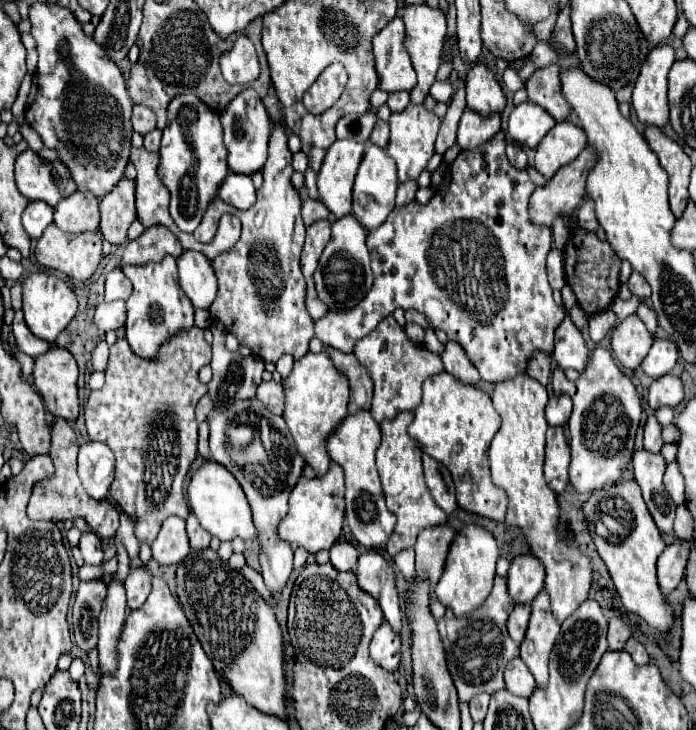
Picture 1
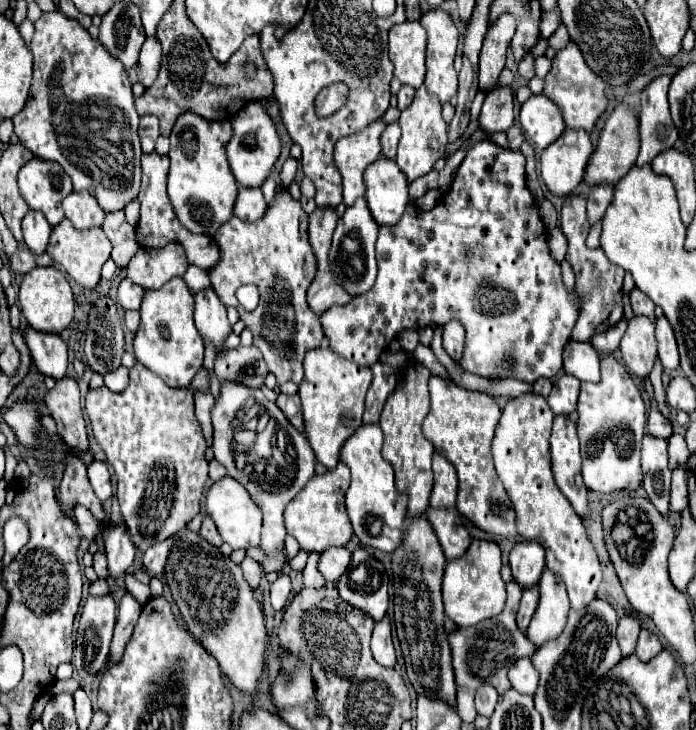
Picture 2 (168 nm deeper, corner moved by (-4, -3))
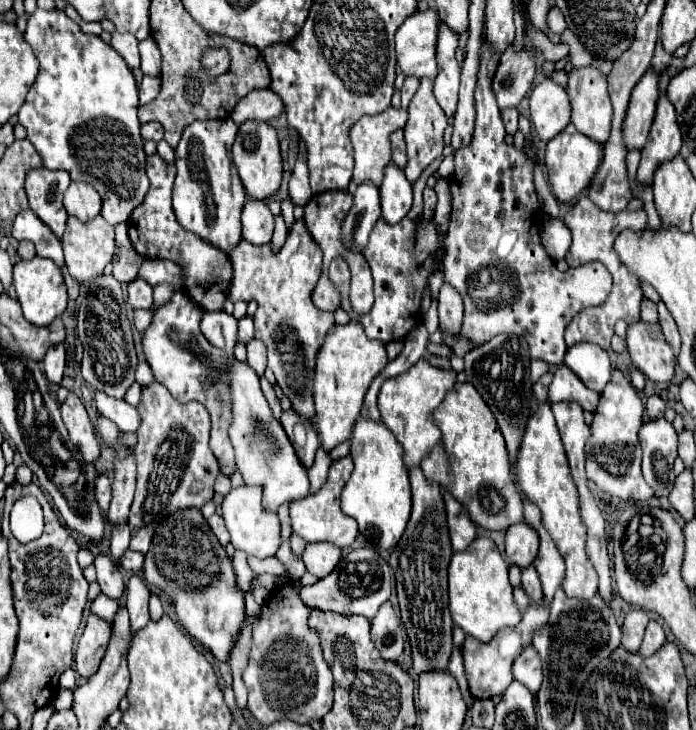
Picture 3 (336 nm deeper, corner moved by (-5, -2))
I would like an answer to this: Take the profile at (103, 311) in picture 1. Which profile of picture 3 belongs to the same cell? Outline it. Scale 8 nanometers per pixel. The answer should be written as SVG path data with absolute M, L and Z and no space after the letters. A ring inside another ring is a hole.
M146 309L134 311L134 325L140 333L144 333L144 329L150 325L150 321L152 321L152 311L146 311Z

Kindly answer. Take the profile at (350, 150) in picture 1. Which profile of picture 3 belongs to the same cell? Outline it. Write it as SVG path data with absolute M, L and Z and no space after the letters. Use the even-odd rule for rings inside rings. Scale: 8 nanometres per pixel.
M388 107L386 111L378 113L378 115L366 115L362 117L352 129L350 129L350 141L352 141L352 147L354 147L354 183L362 183L362 181L372 181L374 185L380 185L382 183L382 173L384 173L384 167L390 163L390 133L404 127L408 119L408 113L404 109L394 109L394 107Z

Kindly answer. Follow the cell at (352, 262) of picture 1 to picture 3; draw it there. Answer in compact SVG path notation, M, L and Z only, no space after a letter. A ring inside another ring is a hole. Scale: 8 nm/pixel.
M372 183L358 185L354 193L354 205L342 219L342 243L352 253L362 253L370 229L380 219L380 197L378 187Z

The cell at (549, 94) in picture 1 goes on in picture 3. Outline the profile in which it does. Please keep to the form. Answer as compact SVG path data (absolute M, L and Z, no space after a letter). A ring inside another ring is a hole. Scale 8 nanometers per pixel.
M592 65L580 67L580 69L572 69L568 73L566 93L568 93L570 103L572 103L572 125L578 127L580 133L584 133L586 137L590 137L590 139L594 139L598 143L608 141L610 123L612 123L612 103L610 103L610 97L608 97L606 75L600 73Z

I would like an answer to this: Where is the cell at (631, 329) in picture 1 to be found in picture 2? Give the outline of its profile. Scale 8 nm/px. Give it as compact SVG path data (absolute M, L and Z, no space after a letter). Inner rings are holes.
M635 316L629 320L625 336L621 338L621 354L627 368L645 378L653 370L657 360L657 340L655 340L655 324L649 318Z

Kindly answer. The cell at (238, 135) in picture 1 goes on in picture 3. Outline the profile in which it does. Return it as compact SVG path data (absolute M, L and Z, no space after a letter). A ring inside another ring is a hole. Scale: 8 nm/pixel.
M244 121L238 129L236 141L232 145L232 157L238 167L242 185L252 199L266 199L270 197L282 181L282 159L276 129L264 121Z

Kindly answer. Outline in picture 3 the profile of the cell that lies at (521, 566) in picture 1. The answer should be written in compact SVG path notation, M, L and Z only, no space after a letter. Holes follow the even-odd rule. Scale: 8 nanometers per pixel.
M518 523L506 531L506 555L520 569L530 567L538 555L540 539L528 523Z

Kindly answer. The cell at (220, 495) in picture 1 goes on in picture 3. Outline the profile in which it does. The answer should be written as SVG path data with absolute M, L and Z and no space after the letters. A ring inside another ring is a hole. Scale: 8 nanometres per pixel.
M234 487L228 495L222 499L222 519L226 523L226 529L232 537L232 545L246 555L266 559L276 555L280 547L280 521L276 513L264 513L262 509L262 489L260 487Z

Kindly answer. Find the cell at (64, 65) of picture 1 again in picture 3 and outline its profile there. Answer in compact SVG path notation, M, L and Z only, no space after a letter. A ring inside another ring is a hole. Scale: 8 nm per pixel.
M36 9L28 19L24 39L40 61L36 83L28 91L26 103L18 111L18 123L28 133L26 139L40 153L44 167L64 169L72 181L88 183L98 191L102 197L102 217L110 225L128 221L134 207L138 207L148 193L148 177L144 169L146 155L142 149L144 141L140 137L140 121L136 115L138 89L132 71L108 43L104 43L98 35L86 35L80 25L76 25L66 17L64 11L58 9Z

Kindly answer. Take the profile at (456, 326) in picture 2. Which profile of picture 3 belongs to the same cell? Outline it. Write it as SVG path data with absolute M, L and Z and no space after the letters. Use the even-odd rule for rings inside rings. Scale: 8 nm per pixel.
M442 285L440 289L438 315L440 315L440 329L434 335L430 335L430 341L436 345L444 345L444 337L460 335L464 315L462 297L450 285Z

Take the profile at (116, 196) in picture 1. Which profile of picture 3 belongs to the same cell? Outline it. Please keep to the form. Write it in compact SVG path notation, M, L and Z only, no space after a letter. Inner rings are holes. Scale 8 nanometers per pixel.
M118 223L116 225L116 253L114 253L114 277L120 283L130 283L132 279L138 277L138 269L142 265L144 257L140 257L134 251L134 245L130 243L128 237L128 225L126 223Z

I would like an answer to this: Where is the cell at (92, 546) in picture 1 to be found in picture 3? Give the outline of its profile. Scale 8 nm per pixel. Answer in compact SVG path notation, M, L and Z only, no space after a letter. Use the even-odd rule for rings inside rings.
M98 555L94 561L96 573L98 573L98 583L102 587L102 593L112 597L112 599L120 599L124 593L124 579L118 571L118 565L108 557L108 555Z

